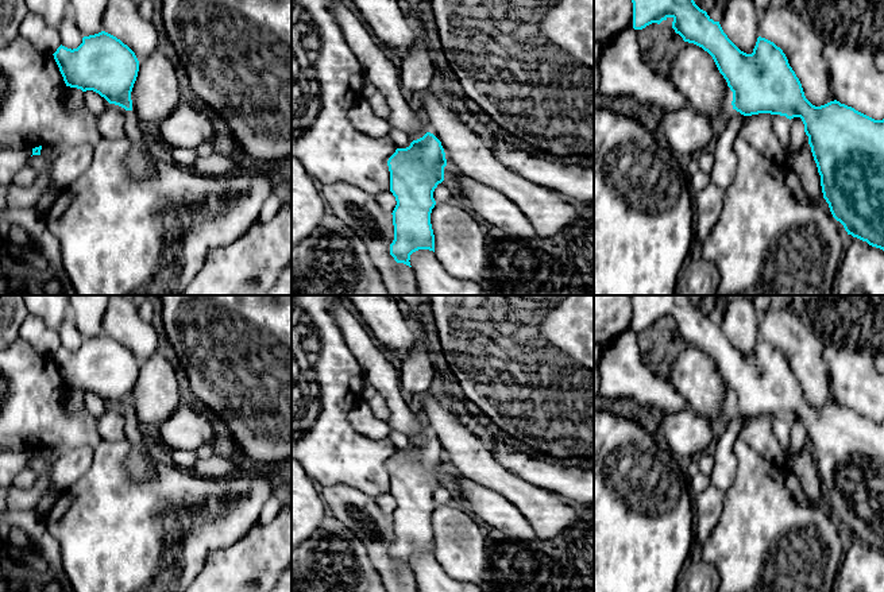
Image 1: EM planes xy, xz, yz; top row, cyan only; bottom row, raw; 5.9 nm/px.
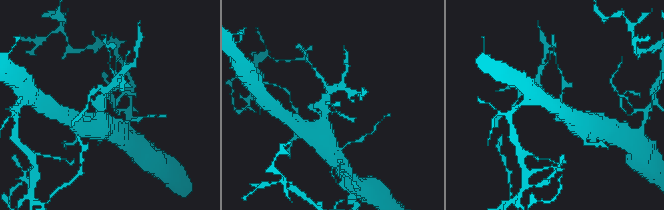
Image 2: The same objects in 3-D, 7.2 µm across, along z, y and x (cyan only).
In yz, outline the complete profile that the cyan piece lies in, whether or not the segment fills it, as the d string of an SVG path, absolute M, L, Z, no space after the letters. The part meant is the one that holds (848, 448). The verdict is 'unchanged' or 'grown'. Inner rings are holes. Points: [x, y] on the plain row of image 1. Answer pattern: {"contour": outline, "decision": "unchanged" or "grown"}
{"contour": "M632 295L632 305L634 332L672 320L675 334L684 344L702 349L713 359L733 394L730 421L711 449L711 485L725 494L734 483L734 444L745 418L771 415L790 422L800 419L821 477L823 500L833 519L844 527L848 537L884 553L884 421L875 422L837 402L821 409L812 407L780 349L758 338L752 356L741 353L723 334L719 324L714 324L700 312L690 295Z", "decision": "grown"}

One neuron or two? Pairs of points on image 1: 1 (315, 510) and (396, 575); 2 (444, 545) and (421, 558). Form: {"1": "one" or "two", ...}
{"1": "two", "2": "two"}

